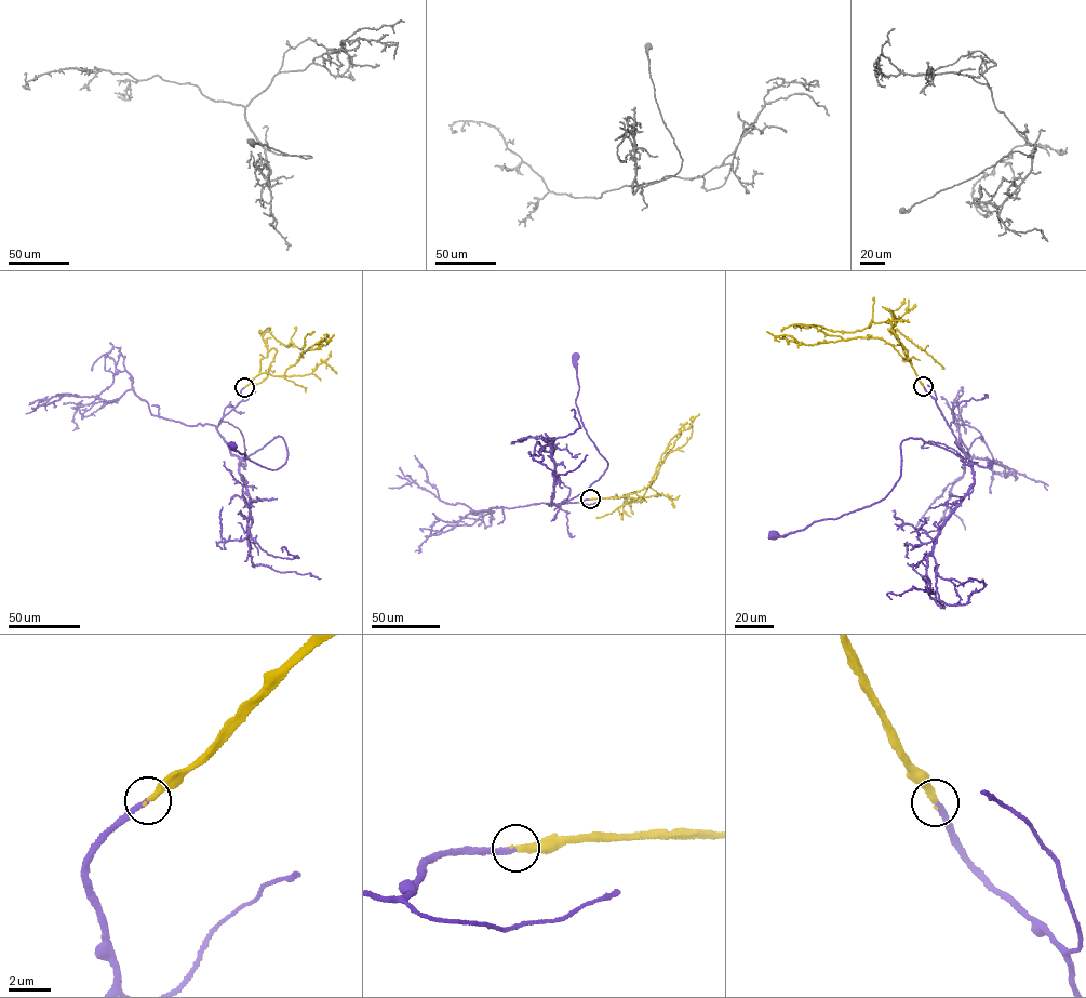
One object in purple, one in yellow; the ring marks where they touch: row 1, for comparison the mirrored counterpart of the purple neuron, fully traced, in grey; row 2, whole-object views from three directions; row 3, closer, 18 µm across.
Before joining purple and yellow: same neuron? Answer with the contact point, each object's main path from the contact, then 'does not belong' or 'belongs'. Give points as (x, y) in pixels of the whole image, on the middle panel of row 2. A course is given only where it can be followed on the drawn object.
(590, 498) | purple via (589, 498), (548, 504), (560, 505), (581, 493), (607, 465), (587, 434), (576, 404), (575, 357) | yellow via (589, 498), (625, 495), (625, 503), (642, 500), (681, 433) | belongs

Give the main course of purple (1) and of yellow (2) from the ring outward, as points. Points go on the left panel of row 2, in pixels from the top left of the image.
1: (244, 387), (217, 431), (242, 460), (278, 436), (287, 457), (280, 467), (268, 468), (232, 444)
2: (244, 387), (267, 356), (266, 331), (300, 349), (314, 331)

